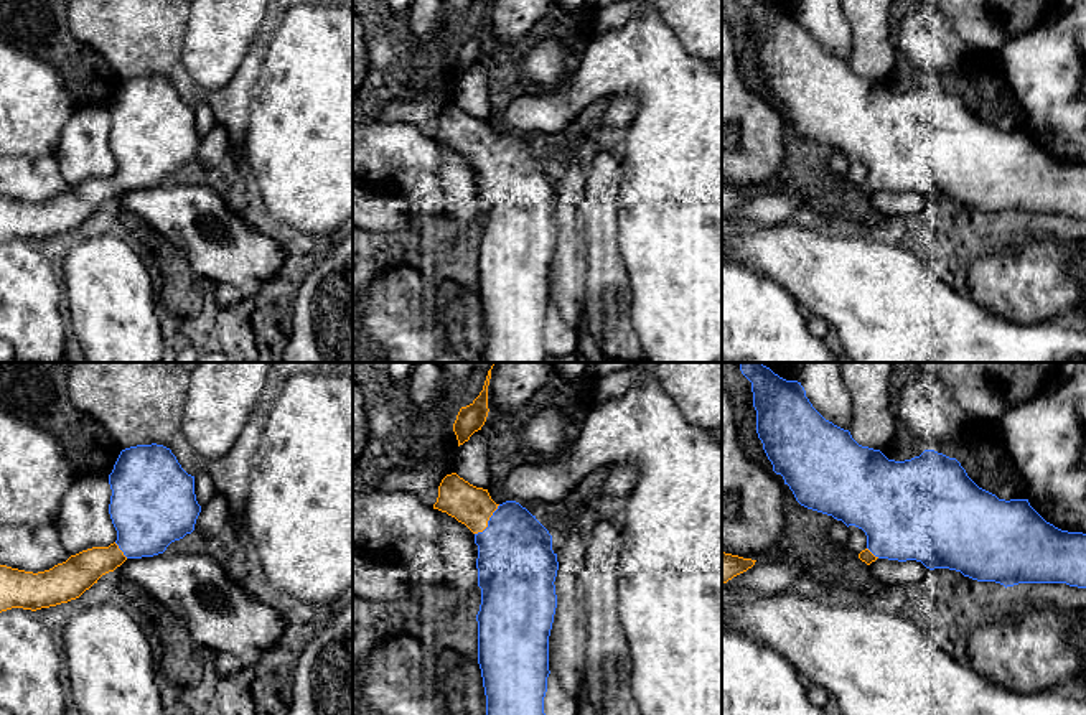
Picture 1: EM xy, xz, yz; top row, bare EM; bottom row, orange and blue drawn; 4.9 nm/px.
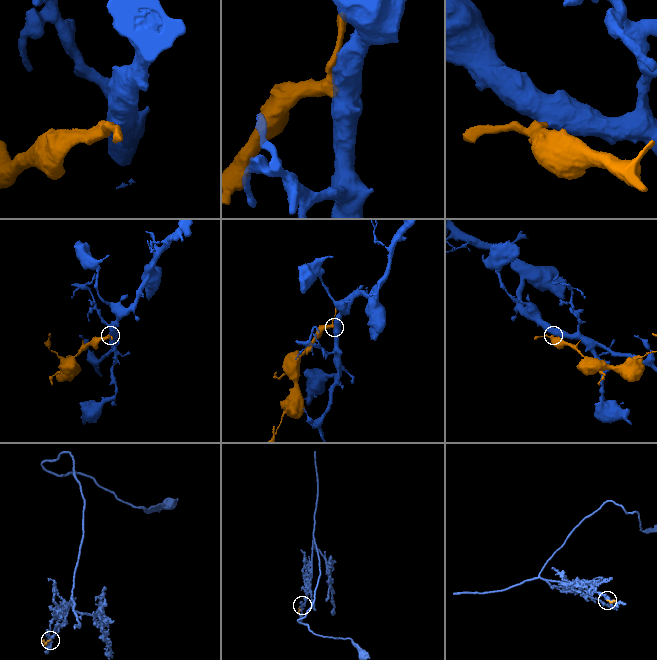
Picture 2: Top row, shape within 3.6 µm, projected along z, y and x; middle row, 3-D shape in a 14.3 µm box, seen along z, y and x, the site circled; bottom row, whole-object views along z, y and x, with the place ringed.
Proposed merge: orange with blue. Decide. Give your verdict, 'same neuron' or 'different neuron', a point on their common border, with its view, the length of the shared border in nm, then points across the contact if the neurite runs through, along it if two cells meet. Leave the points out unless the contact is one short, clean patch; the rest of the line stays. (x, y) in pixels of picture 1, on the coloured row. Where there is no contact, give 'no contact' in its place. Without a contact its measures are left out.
same neuron | xz (488, 519) | 200 nm | across xz (472, 506), (488, 519), (511, 542), (516, 562)

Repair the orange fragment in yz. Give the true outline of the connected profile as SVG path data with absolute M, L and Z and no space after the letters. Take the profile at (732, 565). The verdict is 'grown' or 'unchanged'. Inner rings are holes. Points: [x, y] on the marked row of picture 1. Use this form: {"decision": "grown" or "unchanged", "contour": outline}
{"decision": "unchanged", "contour": "M722 552L722 583L727 583L733 577L747 572L755 565L755 562L756 560Z"}

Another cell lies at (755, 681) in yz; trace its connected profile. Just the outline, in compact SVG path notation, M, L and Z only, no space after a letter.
M722 628L722 715L827 715L812 705L794 667L755 639Z

